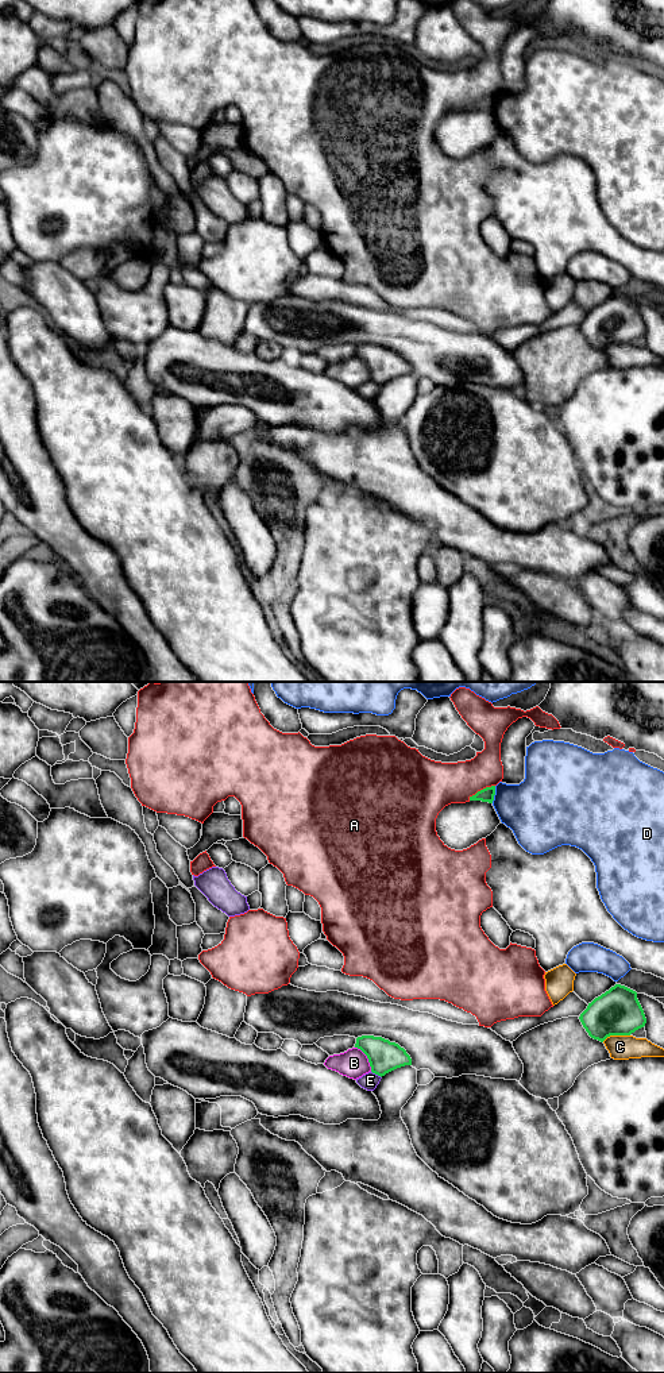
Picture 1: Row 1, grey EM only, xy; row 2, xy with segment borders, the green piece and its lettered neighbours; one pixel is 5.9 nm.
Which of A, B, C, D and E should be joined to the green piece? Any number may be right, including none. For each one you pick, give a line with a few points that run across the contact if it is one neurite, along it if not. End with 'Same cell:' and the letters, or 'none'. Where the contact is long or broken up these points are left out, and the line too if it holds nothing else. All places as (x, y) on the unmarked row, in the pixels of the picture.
Same cell: B

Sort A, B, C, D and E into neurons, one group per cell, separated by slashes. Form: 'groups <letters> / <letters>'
groups A / B / C / D / E

